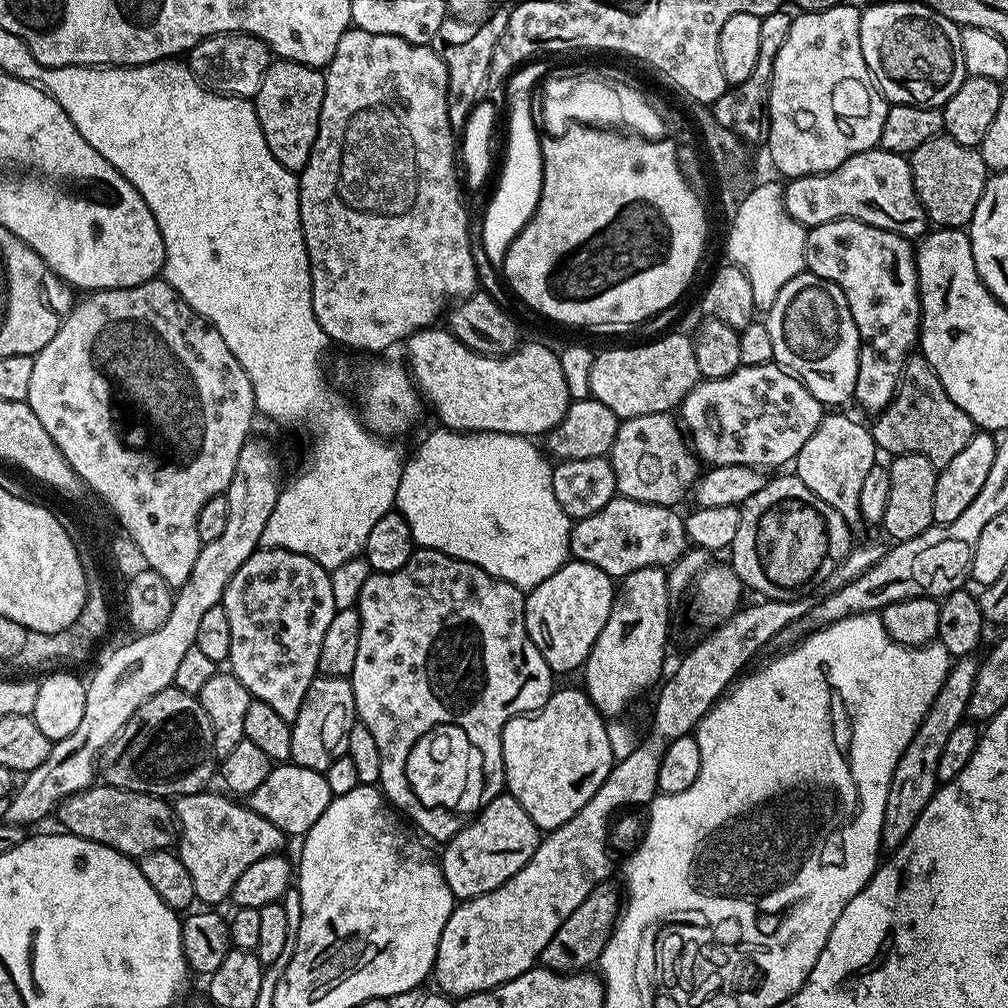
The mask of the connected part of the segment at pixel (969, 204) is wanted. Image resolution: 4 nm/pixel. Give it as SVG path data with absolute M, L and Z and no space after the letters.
M941 134L915 148L910 153L910 163L914 190L929 221L936 228L967 229L974 218L974 206L978 206L978 198L982 198L982 190L990 175L979 147L962 146L954 142L954 138Z

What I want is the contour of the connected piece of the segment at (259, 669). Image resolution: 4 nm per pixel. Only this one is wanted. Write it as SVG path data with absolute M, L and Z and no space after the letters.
M257 547L250 558L238 566L238 574L230 578L222 603L226 619L230 621L230 654L226 664L232 675L246 686L253 700L261 700L272 710L278 710L278 718L289 722L296 720L298 710L302 710L302 698L306 698L306 690L310 690L318 675L322 637L337 611L329 569L290 550Z

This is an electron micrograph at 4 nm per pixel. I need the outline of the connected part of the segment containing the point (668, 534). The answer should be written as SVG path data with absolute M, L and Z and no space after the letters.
M617 494L602 510L573 523L571 555L590 566L598 566L598 570L613 578L623 578L643 568L671 566L690 548L684 516L676 510L672 506L663 508Z

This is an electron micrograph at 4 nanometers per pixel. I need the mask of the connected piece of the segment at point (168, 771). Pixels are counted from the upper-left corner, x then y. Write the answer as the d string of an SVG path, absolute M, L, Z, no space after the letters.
M175 686L163 688L146 702L142 702L126 722L116 739L99 755L98 776L101 781L115 788L141 792L161 798L179 798L205 791L214 780L218 757L214 750L214 738L210 718L202 710L199 699L191 692L183 692Z

